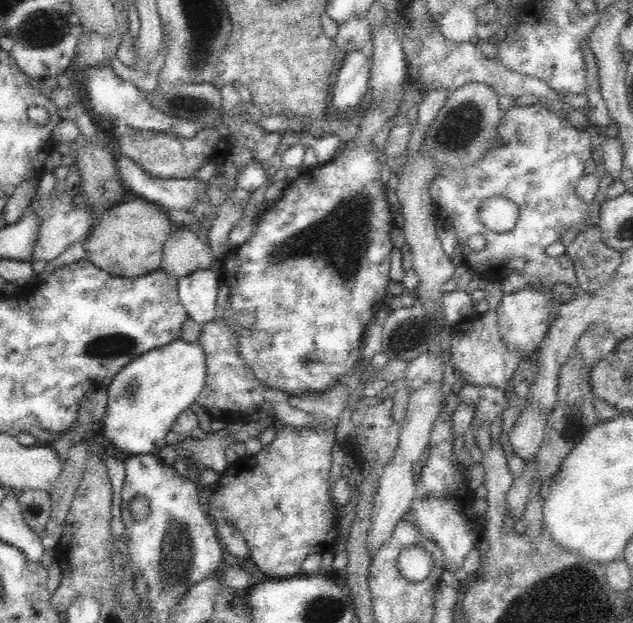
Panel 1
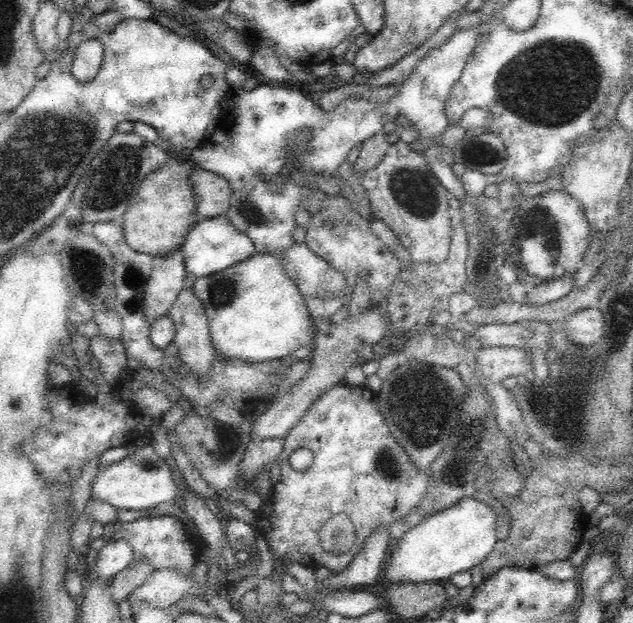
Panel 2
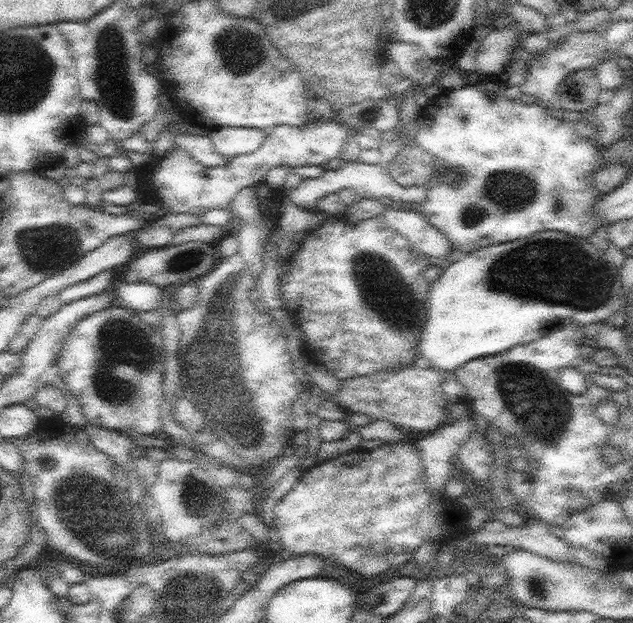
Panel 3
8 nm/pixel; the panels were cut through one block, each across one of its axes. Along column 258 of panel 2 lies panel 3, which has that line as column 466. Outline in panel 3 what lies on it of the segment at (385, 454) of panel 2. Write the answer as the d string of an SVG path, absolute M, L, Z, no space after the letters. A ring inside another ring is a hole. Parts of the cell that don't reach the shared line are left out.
M413 441L386 442L375 449L364 449L358 447L344 453L338 453L336 458L326 459L318 462L313 467L303 470L298 483L280 500L275 508L274 517L274 536L276 546L288 551L292 556L316 555L318 559L324 559L328 566L340 566L346 570L358 573L363 578L372 578L378 574L386 573L391 570L393 575L399 573L401 568L408 562L413 562L413 557L417 550L427 542L434 542L440 545L446 545L454 539L463 536L468 530L469 511L460 506L460 503L454 502L454 499L440 498L436 494L432 494L430 490L426 490L425 466L421 454L416 449Z

